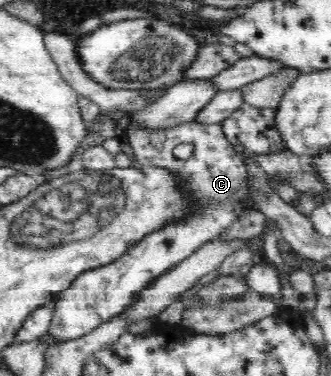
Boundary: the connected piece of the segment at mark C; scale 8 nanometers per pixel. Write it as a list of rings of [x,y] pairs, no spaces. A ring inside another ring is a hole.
[[[191,121],[159,132],[146,132],[144,128],[129,124],[124,146],[133,152],[135,166],[166,168],[180,176],[182,188],[191,194],[197,210],[185,220],[171,222],[137,243],[125,256],[83,272],[66,291],[55,299],[55,308],[49,327],[49,336],[57,341],[67,341],[89,334],[95,328],[113,319],[123,308],[129,307],[134,297],[151,285],[158,277],[191,256],[197,248],[219,237],[231,227],[246,209],[243,207],[246,165],[240,149],[233,146],[224,135],[220,124],[203,124]],[[185,142],[193,144],[192,155],[182,160],[173,155],[173,148]]]

